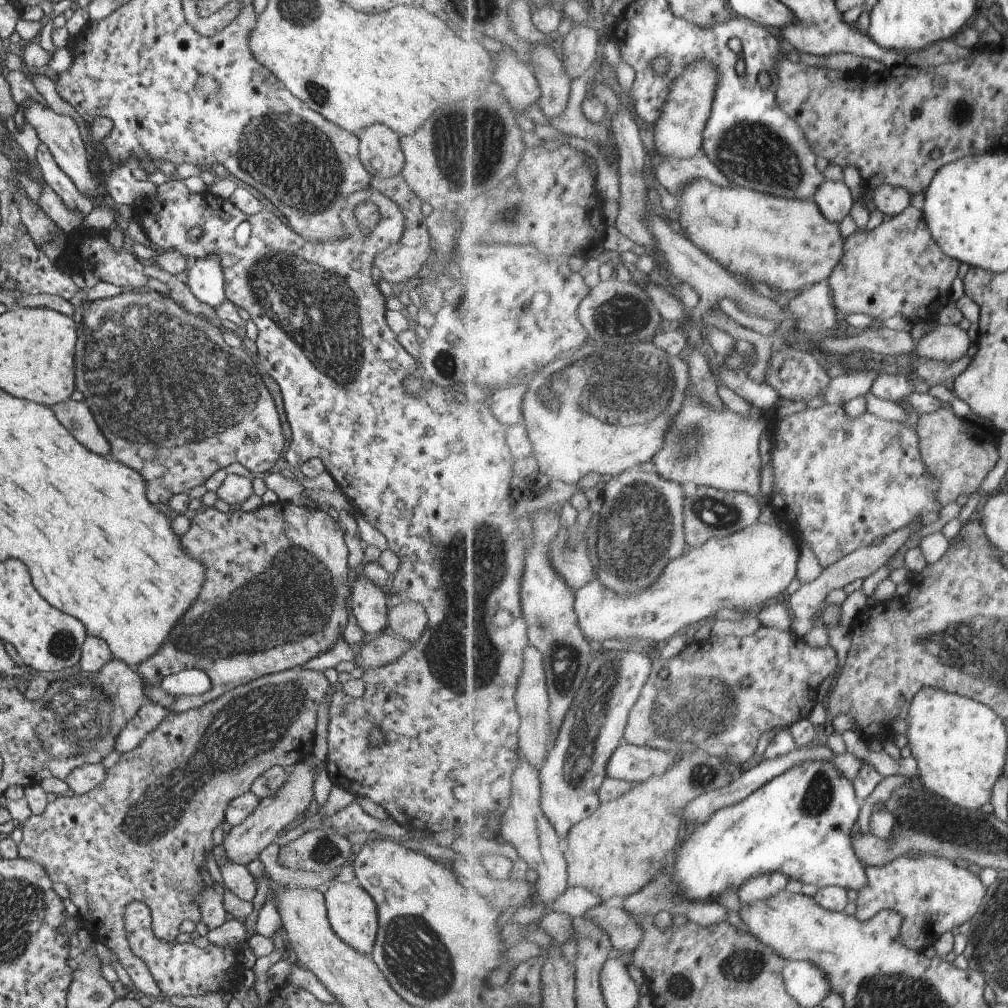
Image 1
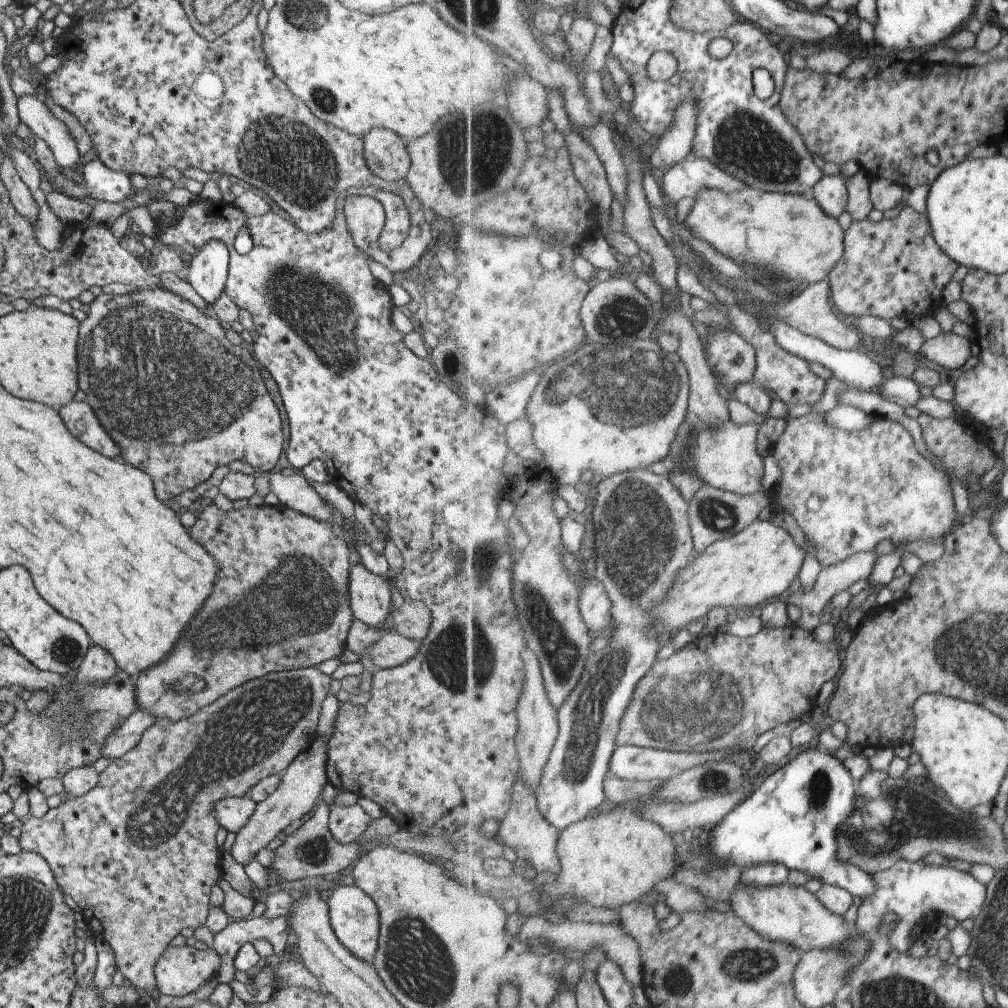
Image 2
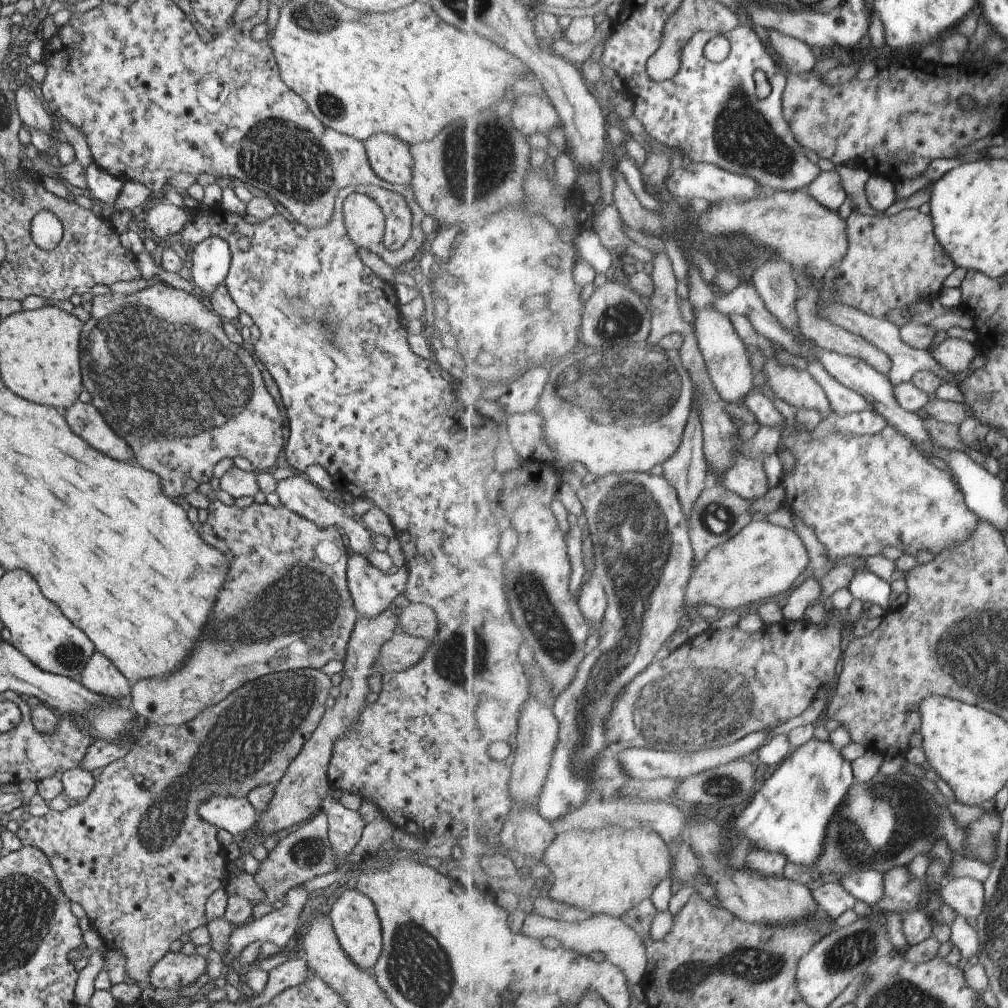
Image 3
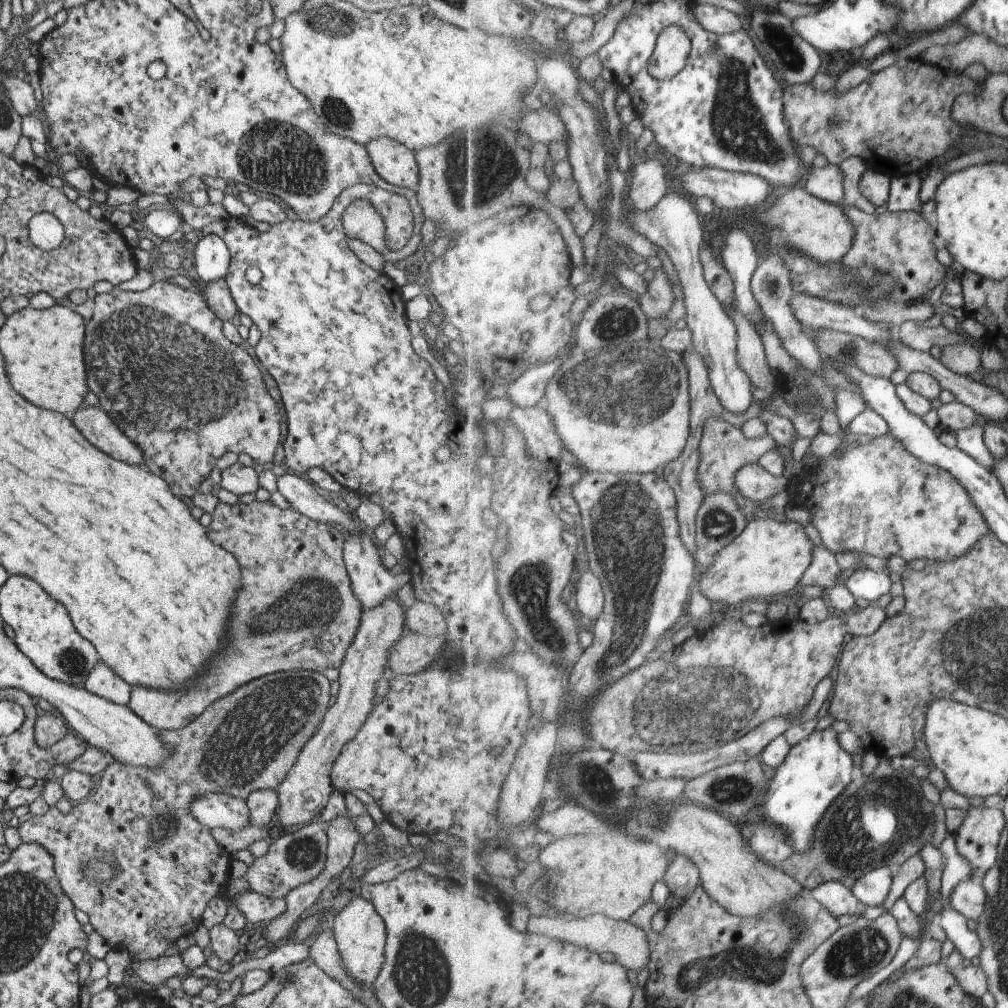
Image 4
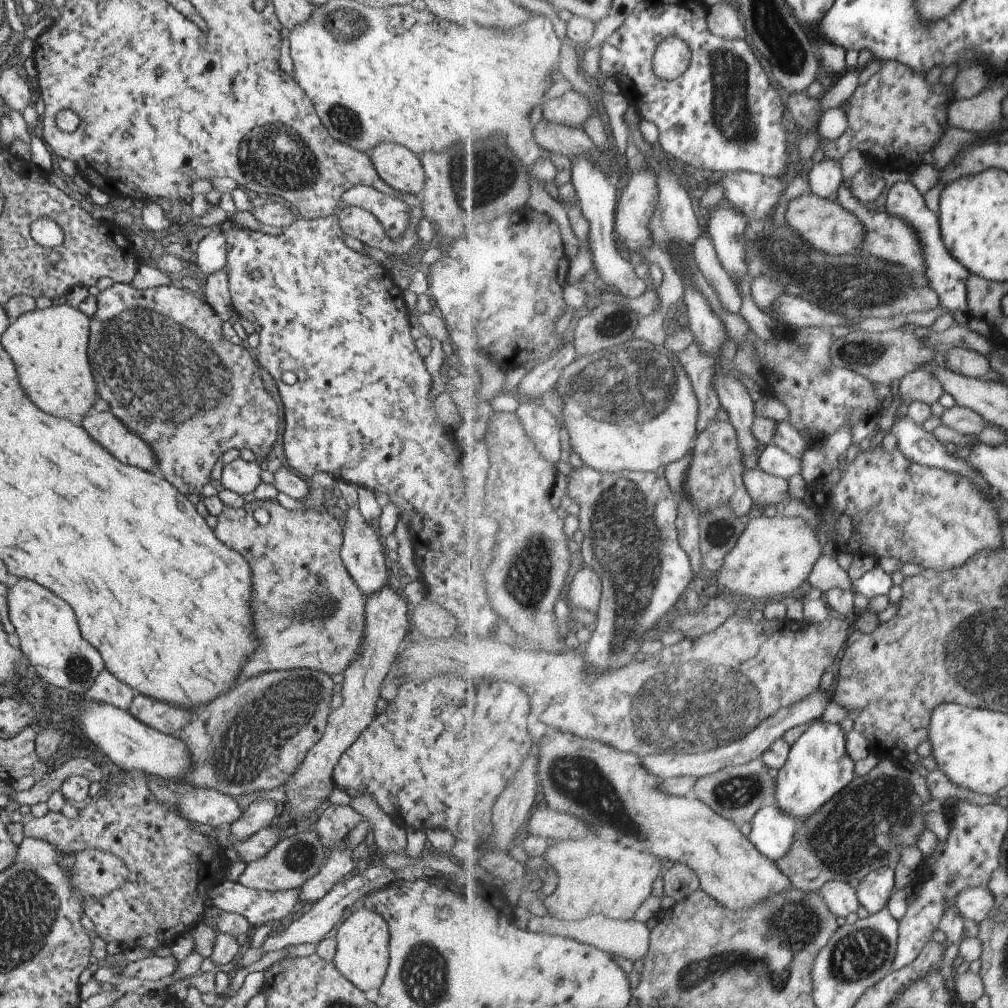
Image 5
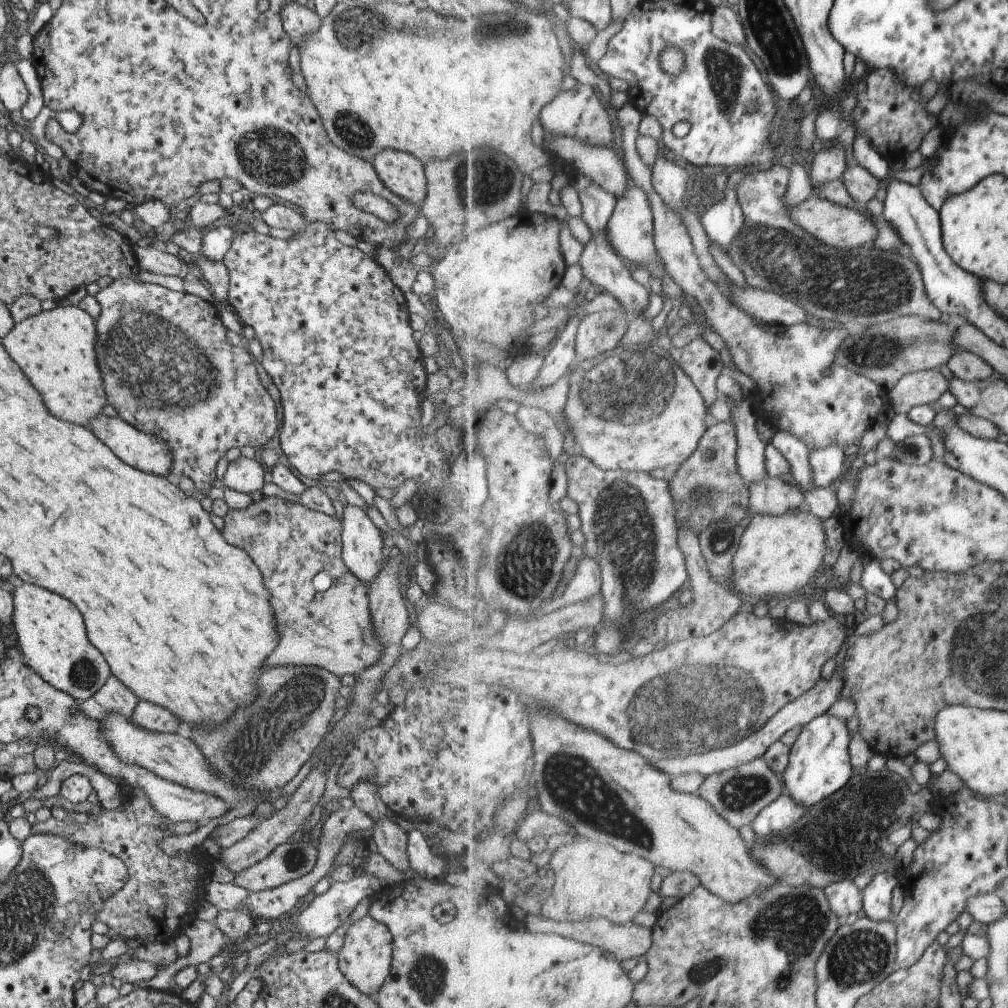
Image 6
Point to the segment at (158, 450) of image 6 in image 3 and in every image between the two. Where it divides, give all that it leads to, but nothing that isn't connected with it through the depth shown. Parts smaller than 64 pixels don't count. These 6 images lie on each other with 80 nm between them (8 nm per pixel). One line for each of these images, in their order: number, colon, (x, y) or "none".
3: (84, 420)
4: (92, 422)
5: (125, 446)

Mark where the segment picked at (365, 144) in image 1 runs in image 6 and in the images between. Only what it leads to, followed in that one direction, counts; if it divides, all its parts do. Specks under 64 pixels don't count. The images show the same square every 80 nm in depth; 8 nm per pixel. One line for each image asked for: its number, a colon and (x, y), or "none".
2: (385, 155)
3: (389, 159)
4: (393, 163)
5: (395, 165)
6: (402, 174)

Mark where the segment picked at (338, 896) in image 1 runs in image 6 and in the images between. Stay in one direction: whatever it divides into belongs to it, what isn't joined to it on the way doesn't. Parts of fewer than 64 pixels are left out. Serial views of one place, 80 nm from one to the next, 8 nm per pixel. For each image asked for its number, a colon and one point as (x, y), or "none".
2: (353, 916)
3: (353, 918)
4: (359, 933)
5: (361, 957)
6: (364, 957)

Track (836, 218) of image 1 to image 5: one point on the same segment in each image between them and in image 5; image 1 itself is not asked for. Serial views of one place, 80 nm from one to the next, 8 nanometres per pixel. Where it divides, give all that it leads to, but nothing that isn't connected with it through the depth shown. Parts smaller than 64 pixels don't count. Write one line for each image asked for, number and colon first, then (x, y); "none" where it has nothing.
2: (831, 192)
3: (828, 188)
4: (826, 183)
5: (825, 177)

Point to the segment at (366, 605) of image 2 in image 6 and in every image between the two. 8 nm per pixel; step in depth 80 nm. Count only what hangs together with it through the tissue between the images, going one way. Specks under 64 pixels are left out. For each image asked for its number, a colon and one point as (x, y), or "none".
3: (371, 591)
4: (370, 583)
5: (363, 555)
6: (362, 547)

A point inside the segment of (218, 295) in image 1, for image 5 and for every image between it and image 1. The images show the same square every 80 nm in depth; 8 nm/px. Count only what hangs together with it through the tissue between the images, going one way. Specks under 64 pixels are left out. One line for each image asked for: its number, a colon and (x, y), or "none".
2: (207, 270)
3: (210, 259)
4: (210, 258)
5: (210, 255)

